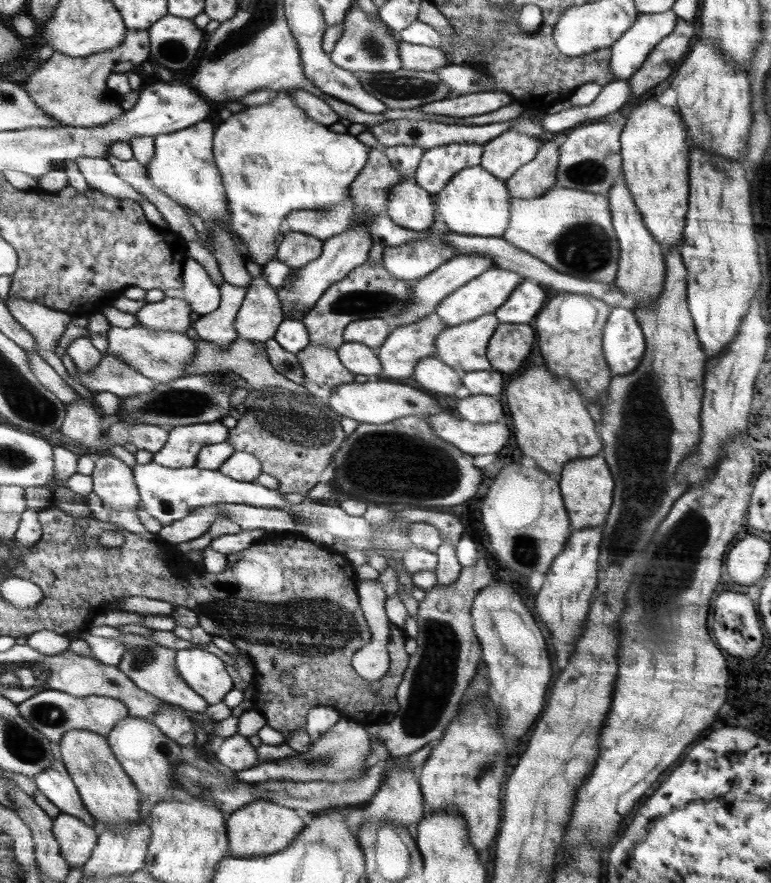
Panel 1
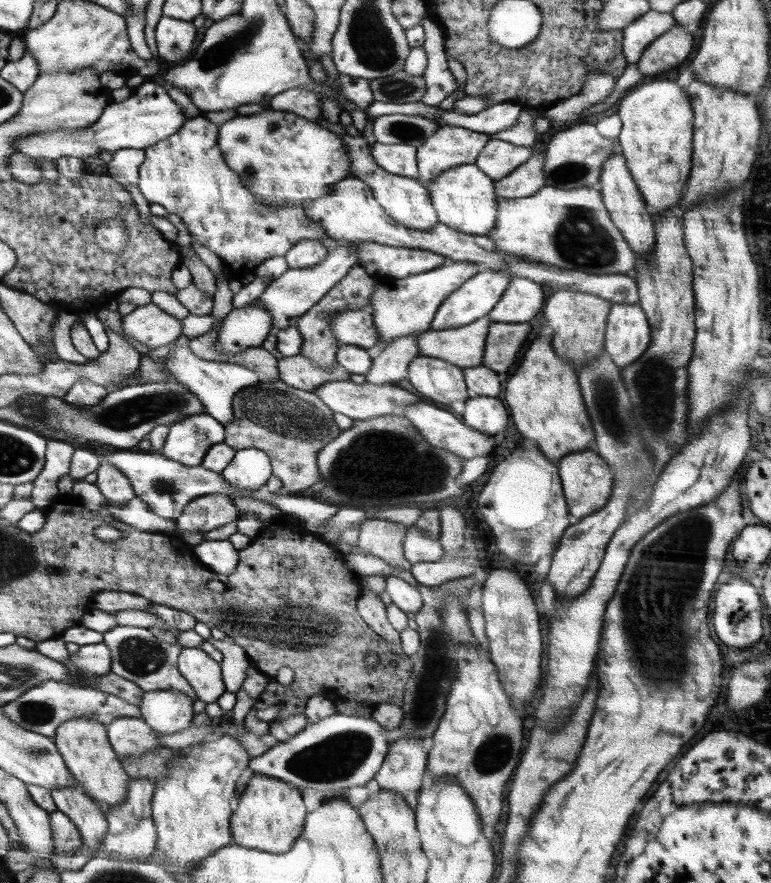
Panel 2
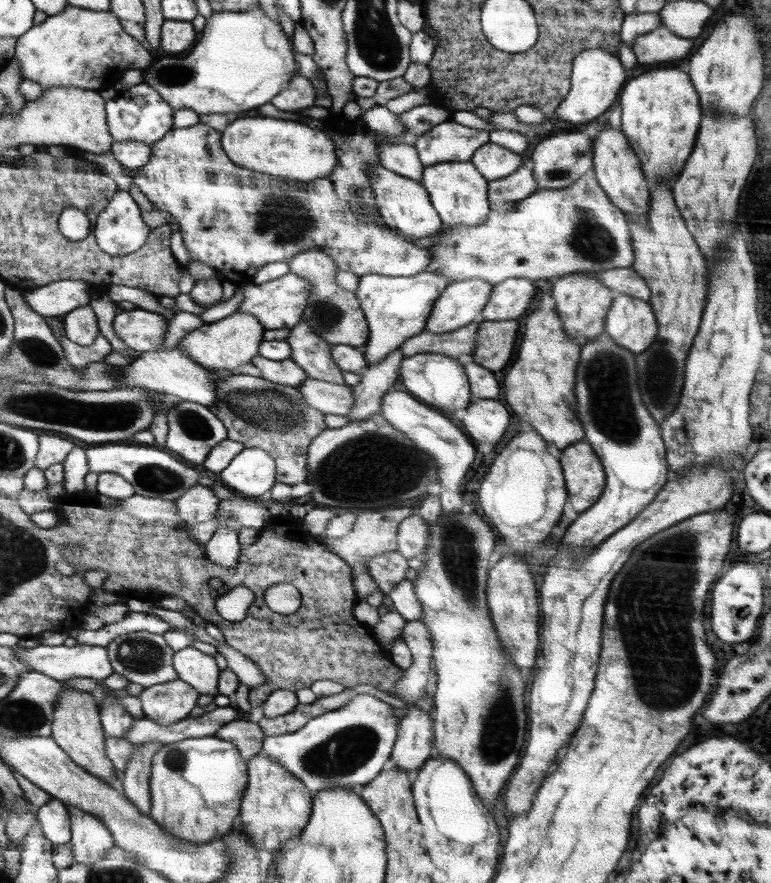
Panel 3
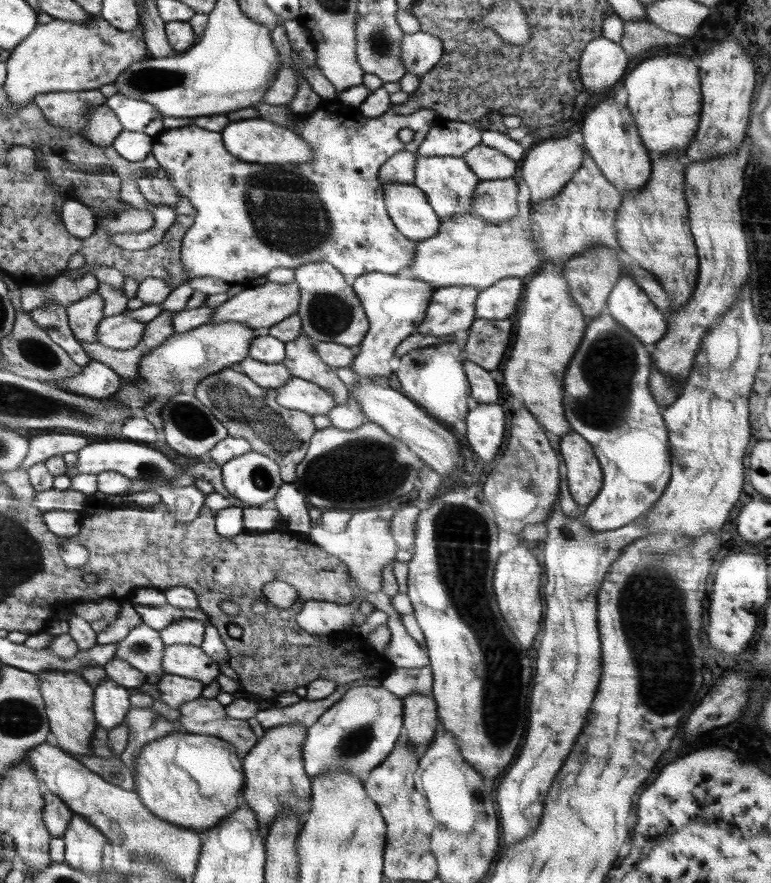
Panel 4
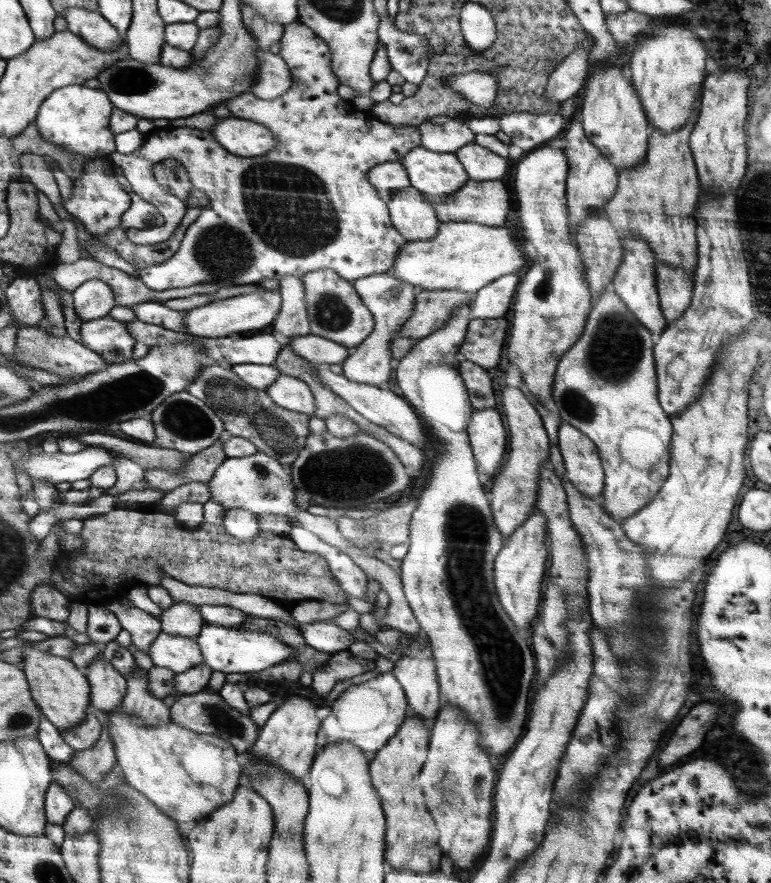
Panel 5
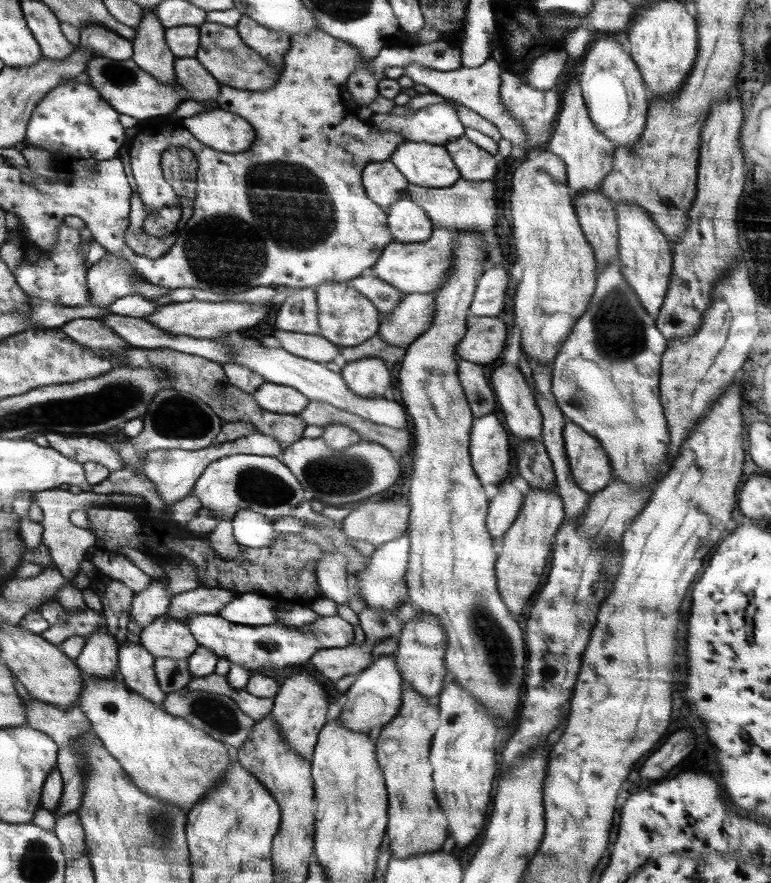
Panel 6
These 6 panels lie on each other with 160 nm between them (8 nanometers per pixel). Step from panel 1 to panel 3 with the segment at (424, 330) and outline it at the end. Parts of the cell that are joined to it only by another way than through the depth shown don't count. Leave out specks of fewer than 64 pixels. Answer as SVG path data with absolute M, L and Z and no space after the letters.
M398 348L387 354L380 362L367 365L360 373L361 380L351 387L355 403L349 412L350 421L366 420L381 409L382 397L392 389L400 375L401 362L405 356Z

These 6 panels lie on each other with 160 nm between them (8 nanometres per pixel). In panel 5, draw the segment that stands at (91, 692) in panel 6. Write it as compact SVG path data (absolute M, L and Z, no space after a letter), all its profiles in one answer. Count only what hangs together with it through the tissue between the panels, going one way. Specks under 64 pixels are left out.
M121 709L113 710L109 714L106 725L109 726L117 764L124 772L125 782L143 793L172 820L178 823L202 820L218 808L232 802L243 768L238 763L236 749L227 740L212 734L200 734L173 722L144 726L139 724L138 719L128 716L127 712L122 712Z

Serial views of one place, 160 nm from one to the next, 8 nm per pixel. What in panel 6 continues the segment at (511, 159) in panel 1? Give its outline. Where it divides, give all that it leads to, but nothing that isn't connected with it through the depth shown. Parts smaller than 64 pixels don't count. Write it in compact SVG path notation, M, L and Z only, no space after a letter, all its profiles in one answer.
M461 136L445 145L462 179L467 181L492 180L499 158L480 148L469 138Z

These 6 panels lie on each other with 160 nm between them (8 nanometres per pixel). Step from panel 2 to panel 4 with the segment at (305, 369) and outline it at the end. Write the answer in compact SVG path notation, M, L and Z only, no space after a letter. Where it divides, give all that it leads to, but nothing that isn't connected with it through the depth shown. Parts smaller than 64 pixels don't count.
M246 357L238 363L240 370L262 388L276 389L284 386L292 377L291 372L283 362L265 363Z

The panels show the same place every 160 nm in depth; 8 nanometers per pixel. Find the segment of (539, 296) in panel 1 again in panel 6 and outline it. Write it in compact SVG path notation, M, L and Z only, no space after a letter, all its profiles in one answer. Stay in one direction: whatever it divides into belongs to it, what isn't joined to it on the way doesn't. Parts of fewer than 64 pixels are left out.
M498 262L488 265L478 278L468 314L471 316L500 316L507 302L509 279L506 270Z

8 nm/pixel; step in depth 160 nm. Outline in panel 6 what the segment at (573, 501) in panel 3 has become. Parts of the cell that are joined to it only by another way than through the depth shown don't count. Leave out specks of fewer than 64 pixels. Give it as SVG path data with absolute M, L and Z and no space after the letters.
M572 421L564 425L563 439L575 483L591 495L606 488L613 476L609 456L601 442Z

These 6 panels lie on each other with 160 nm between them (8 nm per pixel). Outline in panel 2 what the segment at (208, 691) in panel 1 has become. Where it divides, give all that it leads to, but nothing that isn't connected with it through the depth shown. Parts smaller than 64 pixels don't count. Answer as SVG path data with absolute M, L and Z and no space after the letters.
M183 647L176 667L180 674L182 674L182 677L195 690L197 698L204 702L217 702L218 698L227 691L224 682L222 682L221 665L200 647Z

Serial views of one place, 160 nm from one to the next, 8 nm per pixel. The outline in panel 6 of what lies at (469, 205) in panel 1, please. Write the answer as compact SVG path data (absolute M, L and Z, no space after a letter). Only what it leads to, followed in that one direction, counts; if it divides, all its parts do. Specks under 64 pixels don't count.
M406 140L392 153L391 161L409 183L423 188L447 188L461 179L459 170L444 145Z

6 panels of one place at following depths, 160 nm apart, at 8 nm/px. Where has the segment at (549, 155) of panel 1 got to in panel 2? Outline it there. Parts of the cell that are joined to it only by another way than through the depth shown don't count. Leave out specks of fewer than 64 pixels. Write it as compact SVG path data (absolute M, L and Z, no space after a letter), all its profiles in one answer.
M535 151L510 174L494 182L494 194L498 199L519 199L532 196L544 187L544 152Z

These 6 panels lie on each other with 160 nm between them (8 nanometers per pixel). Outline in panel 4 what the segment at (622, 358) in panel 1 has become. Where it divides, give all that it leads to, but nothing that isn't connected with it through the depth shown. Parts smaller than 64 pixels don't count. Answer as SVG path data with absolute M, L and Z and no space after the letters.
M622 273L616 286L612 289L607 300L607 311L612 318L632 333L644 345L655 344L667 330L667 317L655 304L650 302L648 295L631 279L629 274Z

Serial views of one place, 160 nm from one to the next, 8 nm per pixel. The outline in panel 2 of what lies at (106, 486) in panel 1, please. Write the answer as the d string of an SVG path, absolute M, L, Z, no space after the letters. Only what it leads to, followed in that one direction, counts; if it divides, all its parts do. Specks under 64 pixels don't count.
M106 459L99 463L100 466L96 469L95 485L107 500L120 505L132 500L135 497L135 492L129 478Z

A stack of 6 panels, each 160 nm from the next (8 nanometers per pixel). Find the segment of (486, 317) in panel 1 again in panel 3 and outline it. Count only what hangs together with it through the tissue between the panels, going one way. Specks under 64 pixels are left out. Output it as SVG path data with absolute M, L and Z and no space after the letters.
M480 313L470 324L457 328L453 332L423 331L403 342L399 349L405 358L420 353L432 353L443 355L450 361L456 361L462 354L473 354L477 339L476 333L478 333L480 323L484 321L484 317Z

